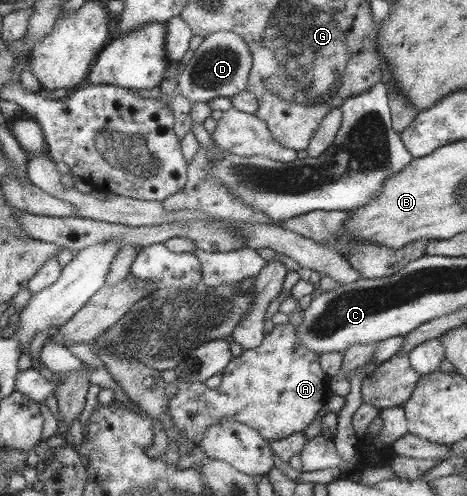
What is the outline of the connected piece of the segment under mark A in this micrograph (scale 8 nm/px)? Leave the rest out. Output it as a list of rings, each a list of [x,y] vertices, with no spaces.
[[[286,322],[273,325],[272,330],[264,335],[257,348],[245,350],[227,364],[222,372],[221,382],[214,389],[208,389],[203,382],[186,384],[175,380],[177,393],[168,400],[167,412],[172,427],[189,442],[197,444],[204,435],[207,427],[218,420],[237,420],[241,424],[249,425],[262,435],[263,440],[281,440],[289,438],[293,432],[307,432],[315,420],[319,420],[319,412],[327,408],[327,400],[331,400],[331,376],[323,372],[323,356],[318,352],[306,349],[295,336],[294,327]]]

